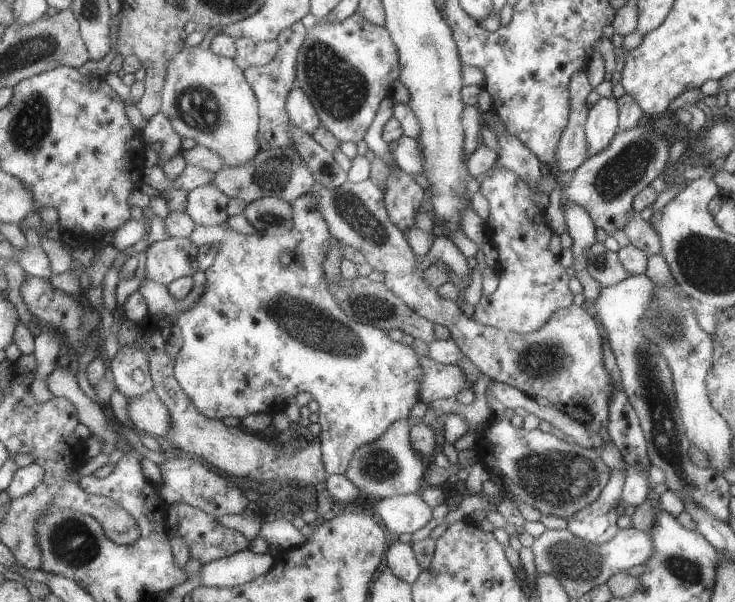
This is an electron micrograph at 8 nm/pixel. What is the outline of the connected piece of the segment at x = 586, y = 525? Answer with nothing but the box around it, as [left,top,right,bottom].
[567,470,627,544]

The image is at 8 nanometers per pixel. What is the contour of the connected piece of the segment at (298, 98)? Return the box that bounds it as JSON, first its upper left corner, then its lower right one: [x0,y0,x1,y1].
[288,86,323,134]

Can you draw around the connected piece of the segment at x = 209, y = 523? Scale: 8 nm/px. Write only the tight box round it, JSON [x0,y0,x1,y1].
[177,503,251,565]

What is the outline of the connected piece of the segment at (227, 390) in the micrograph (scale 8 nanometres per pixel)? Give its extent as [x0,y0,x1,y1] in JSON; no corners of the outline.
[176,193,422,474]

